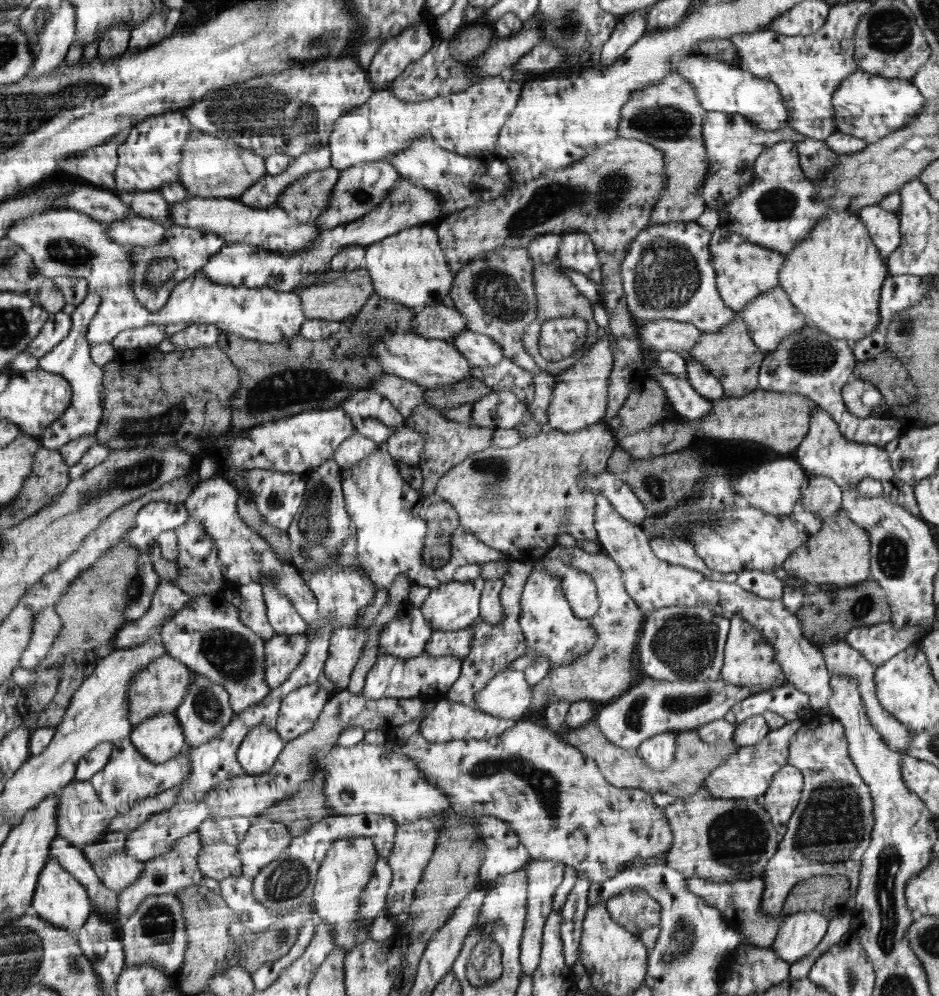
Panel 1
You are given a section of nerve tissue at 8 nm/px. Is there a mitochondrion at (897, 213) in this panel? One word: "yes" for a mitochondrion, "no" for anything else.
no

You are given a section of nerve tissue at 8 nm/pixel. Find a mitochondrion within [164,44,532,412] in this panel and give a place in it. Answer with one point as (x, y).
(260, 110)

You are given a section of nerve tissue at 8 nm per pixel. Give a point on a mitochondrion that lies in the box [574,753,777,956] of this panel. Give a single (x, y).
(737, 838)

